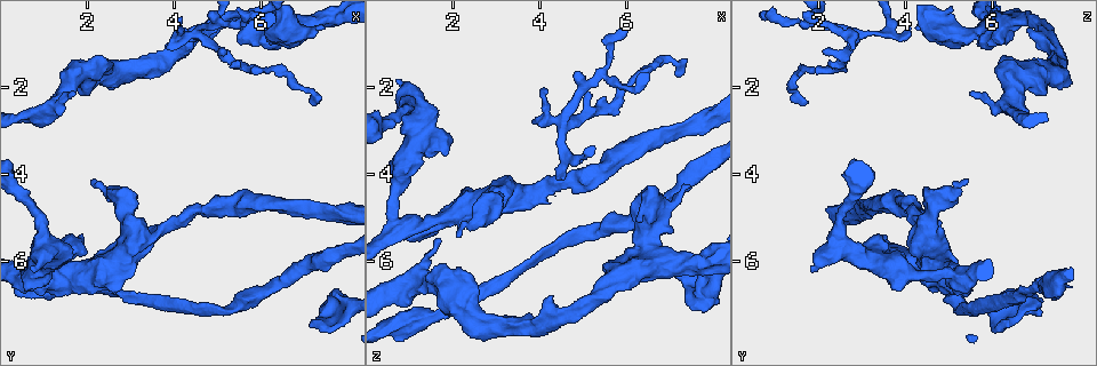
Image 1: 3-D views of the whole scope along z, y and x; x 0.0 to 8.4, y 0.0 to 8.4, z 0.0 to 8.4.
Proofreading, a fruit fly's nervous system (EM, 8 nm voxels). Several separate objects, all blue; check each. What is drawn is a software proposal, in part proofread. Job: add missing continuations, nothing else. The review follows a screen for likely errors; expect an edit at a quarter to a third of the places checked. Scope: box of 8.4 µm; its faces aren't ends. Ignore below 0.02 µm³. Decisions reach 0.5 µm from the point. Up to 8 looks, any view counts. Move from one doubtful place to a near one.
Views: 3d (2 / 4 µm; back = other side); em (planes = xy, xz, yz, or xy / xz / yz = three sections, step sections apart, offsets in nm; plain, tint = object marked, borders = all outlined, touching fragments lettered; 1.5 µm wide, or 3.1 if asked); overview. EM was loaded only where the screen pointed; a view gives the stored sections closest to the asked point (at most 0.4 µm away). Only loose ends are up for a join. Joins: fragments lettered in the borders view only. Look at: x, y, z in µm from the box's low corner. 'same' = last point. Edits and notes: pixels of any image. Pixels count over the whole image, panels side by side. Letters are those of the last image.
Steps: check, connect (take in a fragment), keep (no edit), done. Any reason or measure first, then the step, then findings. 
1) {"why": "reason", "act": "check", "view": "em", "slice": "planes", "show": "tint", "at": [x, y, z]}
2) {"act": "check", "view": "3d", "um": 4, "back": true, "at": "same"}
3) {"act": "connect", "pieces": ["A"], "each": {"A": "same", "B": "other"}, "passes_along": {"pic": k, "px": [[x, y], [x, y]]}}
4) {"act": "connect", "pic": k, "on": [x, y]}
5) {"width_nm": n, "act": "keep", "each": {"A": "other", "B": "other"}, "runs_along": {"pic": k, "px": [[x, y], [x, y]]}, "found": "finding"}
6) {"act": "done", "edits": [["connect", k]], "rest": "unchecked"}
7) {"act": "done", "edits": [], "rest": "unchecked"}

{"why": "stops while still wide", "act": "check", "view": "3d", "um": 2, "at": [7.35, 0.60, 4.25]}

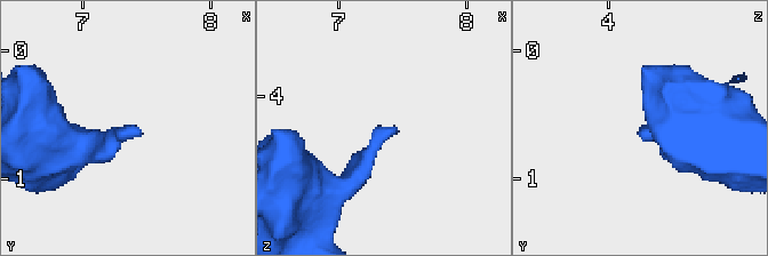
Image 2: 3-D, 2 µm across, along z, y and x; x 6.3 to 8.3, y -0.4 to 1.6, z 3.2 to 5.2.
{"act": "check", "view": "em", "slice": "planes", "show": "borders", "at": [7.42, 0.60, 4.26]}

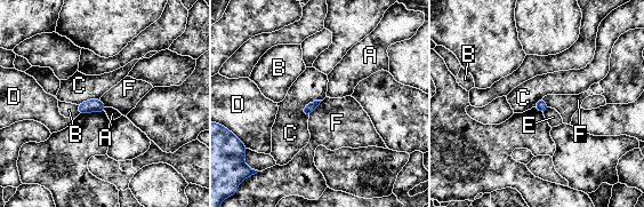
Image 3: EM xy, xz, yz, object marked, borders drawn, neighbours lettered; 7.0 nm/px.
{"act": "keep", "each": {"A": "other", "B": "other", "C": "other", "D": "other", "E": "other", "F": "other"}, "border": {"pic": 3, "px": [[321, 100], [310, 102], [300, 112]]}, "found": "none of them fits"}

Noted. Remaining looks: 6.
{"why": "end of a long branch", "act": "check", "view": "em", "slice": "xy", "step": 8, "show": "tint", "at": [7.20, 2.35, 1.75]}

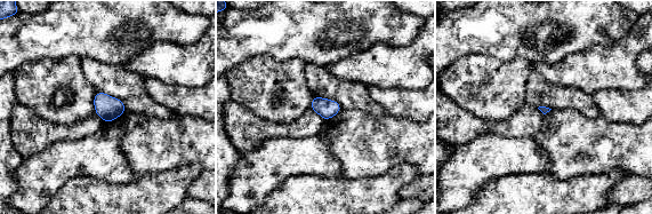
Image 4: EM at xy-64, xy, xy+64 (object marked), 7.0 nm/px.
{"why": "cut it another way", "act": "check", "view": "em", "slice": "yz", "step": 4, "show": "borders", "at": "same"}

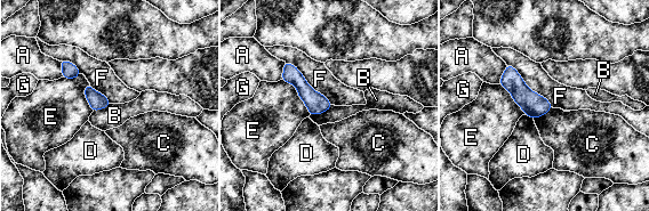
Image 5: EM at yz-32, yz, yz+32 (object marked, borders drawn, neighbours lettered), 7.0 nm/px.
{"act": "keep", "each": {"A": "other", "B": "other", "C": "other", "D": "other", "E": "other", "F": "other", "G": "other"}, "border": {"pic": 5, "px": [[285, 61], [333, 104]]}, "found": "none of them fits"}

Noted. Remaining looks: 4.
{"why": "branch stops here", "act": "check", "view": "3d", "um": 2, "at": [2.15, 4.15, 5.45]}

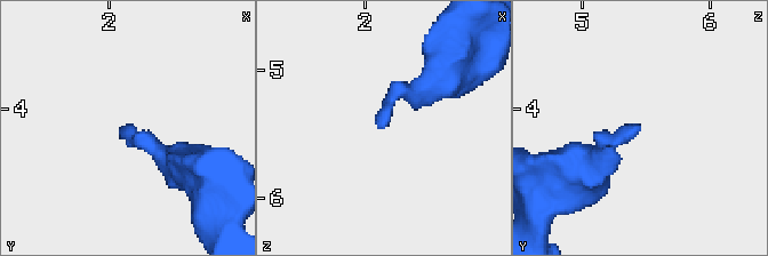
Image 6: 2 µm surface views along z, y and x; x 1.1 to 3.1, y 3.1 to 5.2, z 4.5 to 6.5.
{"act": "check", "view": "em", "slice": "planes", "show": "borders", "at": [2.08, 4.16, 5.44]}

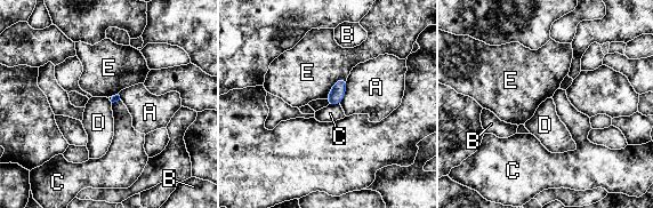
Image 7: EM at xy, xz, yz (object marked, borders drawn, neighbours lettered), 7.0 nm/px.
{"act": "keep", "each": {"A": "other", "B": "other", "C": "other", "D": "other", "E": "other"}, "border": {"pic": 7, "px": [[327, 100], [329, 103]]}, "found": "no lettered fragment goes on from it"}

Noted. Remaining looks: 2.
{"act": "done", "edits": [], "rest": "unchecked"}

